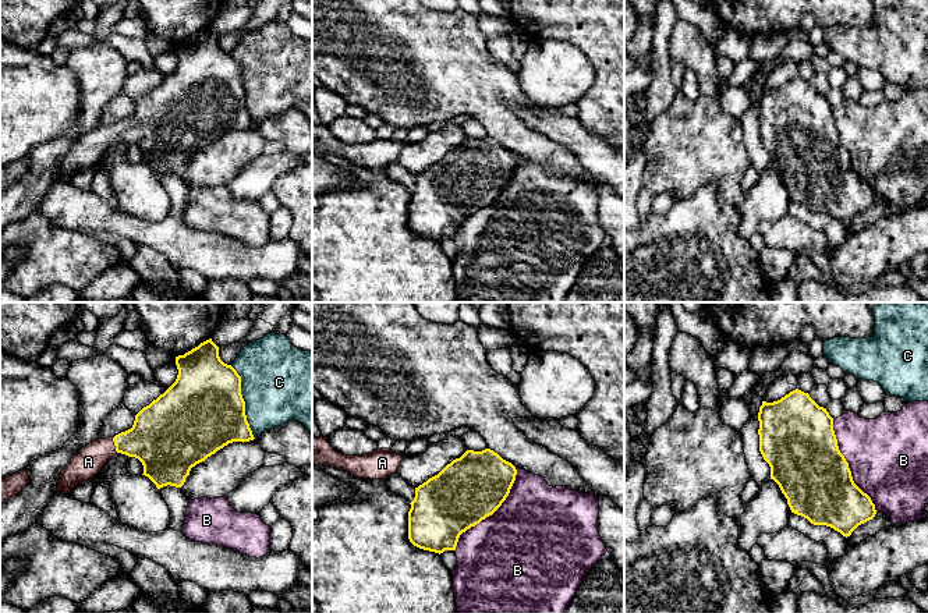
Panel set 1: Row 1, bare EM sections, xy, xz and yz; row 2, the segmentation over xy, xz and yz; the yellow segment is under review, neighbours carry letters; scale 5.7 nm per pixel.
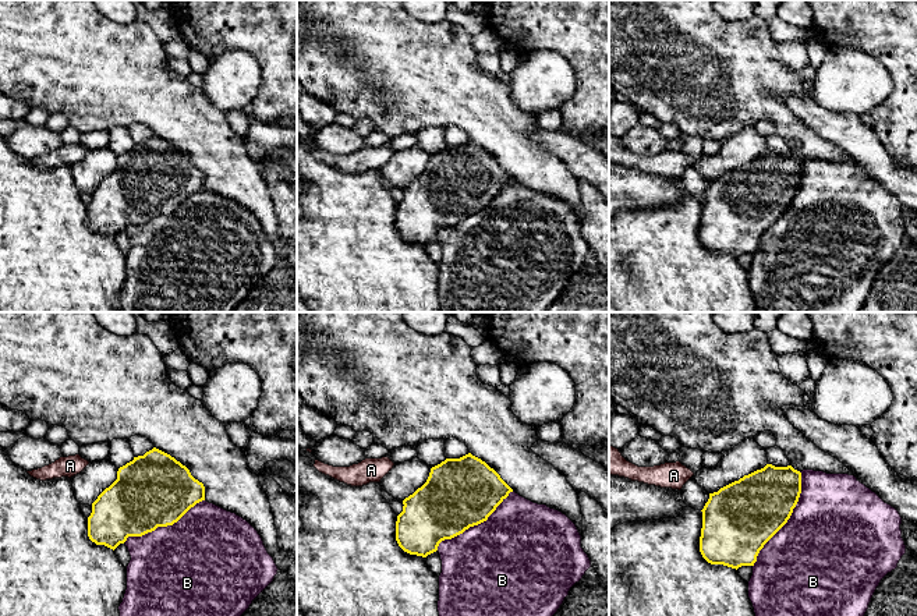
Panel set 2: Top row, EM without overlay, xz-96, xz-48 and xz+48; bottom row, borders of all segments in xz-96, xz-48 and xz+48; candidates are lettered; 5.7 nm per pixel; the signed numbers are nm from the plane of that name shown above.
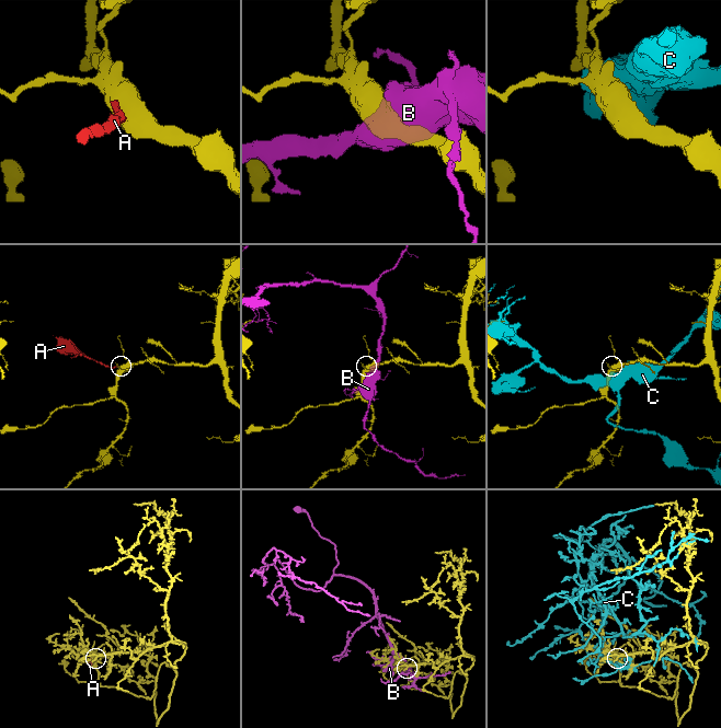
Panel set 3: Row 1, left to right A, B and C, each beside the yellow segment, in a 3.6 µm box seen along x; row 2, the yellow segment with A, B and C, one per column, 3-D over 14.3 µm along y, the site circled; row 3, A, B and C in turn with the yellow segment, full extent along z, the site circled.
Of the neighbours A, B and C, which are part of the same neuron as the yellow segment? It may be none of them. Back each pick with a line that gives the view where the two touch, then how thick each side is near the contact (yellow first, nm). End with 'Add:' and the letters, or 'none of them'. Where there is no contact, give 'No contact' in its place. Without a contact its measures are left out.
A: Touches yellow in xy. Thickness 320 nm (yellow) against 170 nm
Add: A

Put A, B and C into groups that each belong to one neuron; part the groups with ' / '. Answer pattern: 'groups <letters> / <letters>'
groups A / B / C

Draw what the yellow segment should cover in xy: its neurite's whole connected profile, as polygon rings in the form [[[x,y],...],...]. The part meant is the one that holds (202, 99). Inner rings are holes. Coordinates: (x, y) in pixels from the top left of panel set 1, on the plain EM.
[[[212,26],[201,31],[198,35],[176,45],[178,63],[176,70],[149,93],[144,95],[137,103],[131,117],[109,127],[96,127],[84,134],[71,149],[63,156],[56,181],[60,178],[71,180],[84,169],[93,167],[102,155],[117,141],[138,146],[144,153],[144,162],[157,177],[163,174],[181,176],[190,159],[196,152],[205,149],[233,130],[254,128],[252,118],[245,103],[245,89],[241,82],[241,64],[219,45],[219,35]]]

